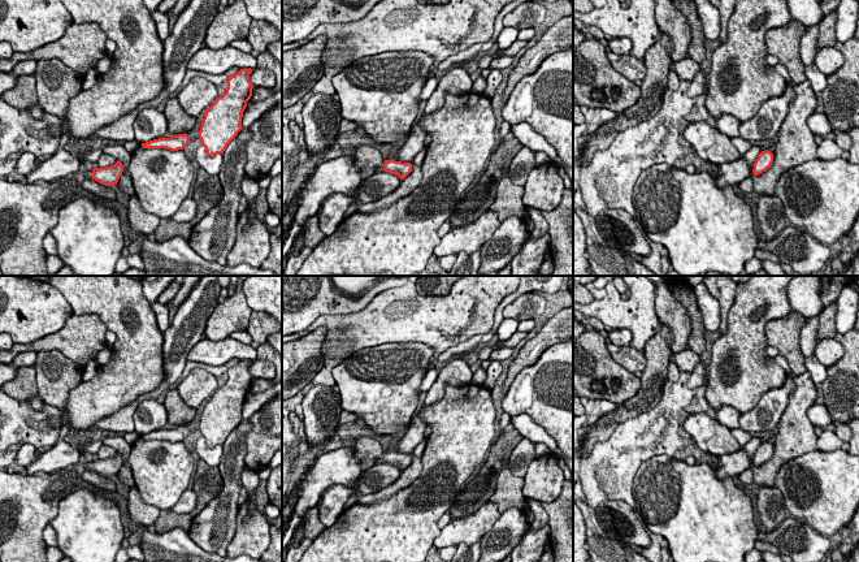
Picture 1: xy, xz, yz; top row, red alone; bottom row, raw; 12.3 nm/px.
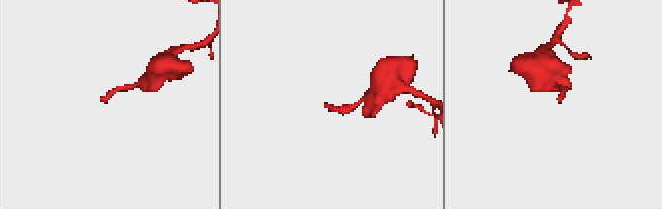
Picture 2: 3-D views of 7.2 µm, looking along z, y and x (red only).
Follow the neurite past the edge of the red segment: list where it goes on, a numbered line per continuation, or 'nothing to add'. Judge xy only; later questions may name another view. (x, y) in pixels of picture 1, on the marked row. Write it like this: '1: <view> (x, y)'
1: xy (27, 211)

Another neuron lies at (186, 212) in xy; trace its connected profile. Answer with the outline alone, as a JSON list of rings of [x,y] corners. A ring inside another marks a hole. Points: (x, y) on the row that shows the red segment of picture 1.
[[[185,199],[179,206],[178,211],[170,217],[177,222],[190,222],[196,216],[198,206],[195,200]]]

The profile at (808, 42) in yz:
[[[819,25],[806,26],[804,33],[801,38],[801,60],[804,66],[810,66],[814,62],[816,52],[820,49],[817,47],[819,39]]]

